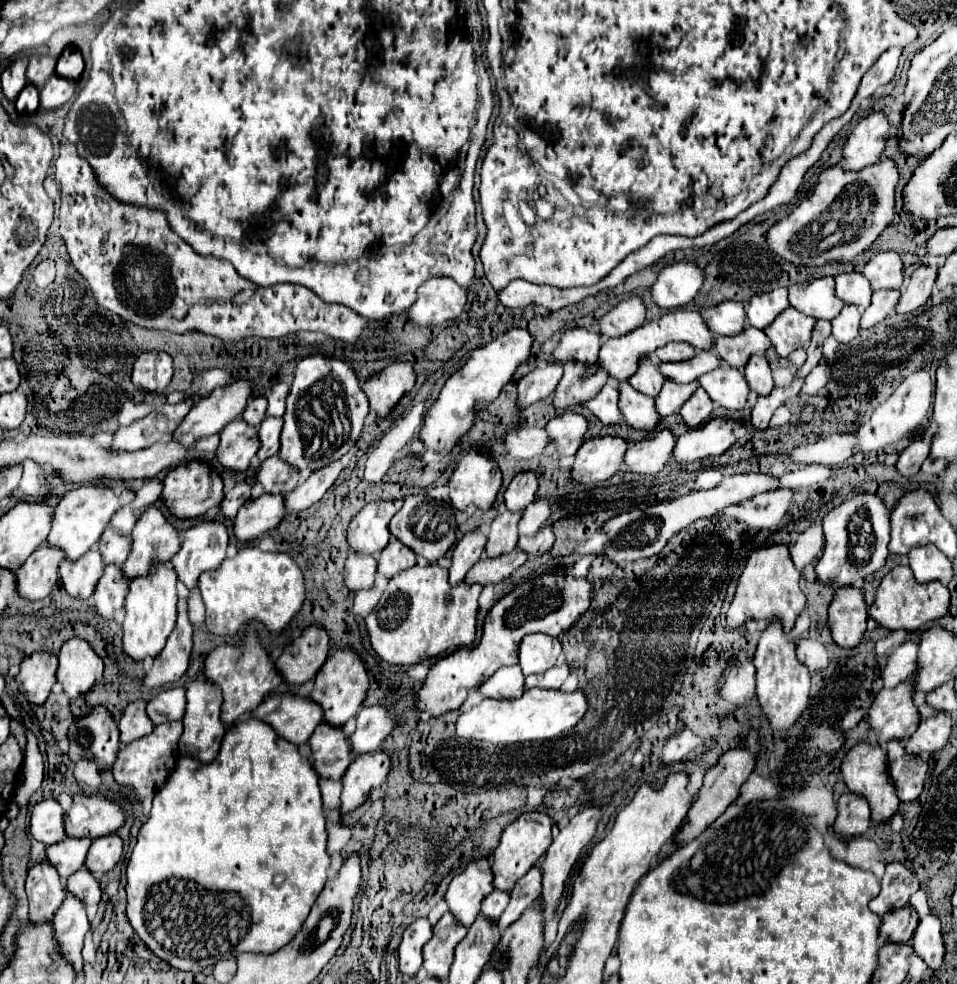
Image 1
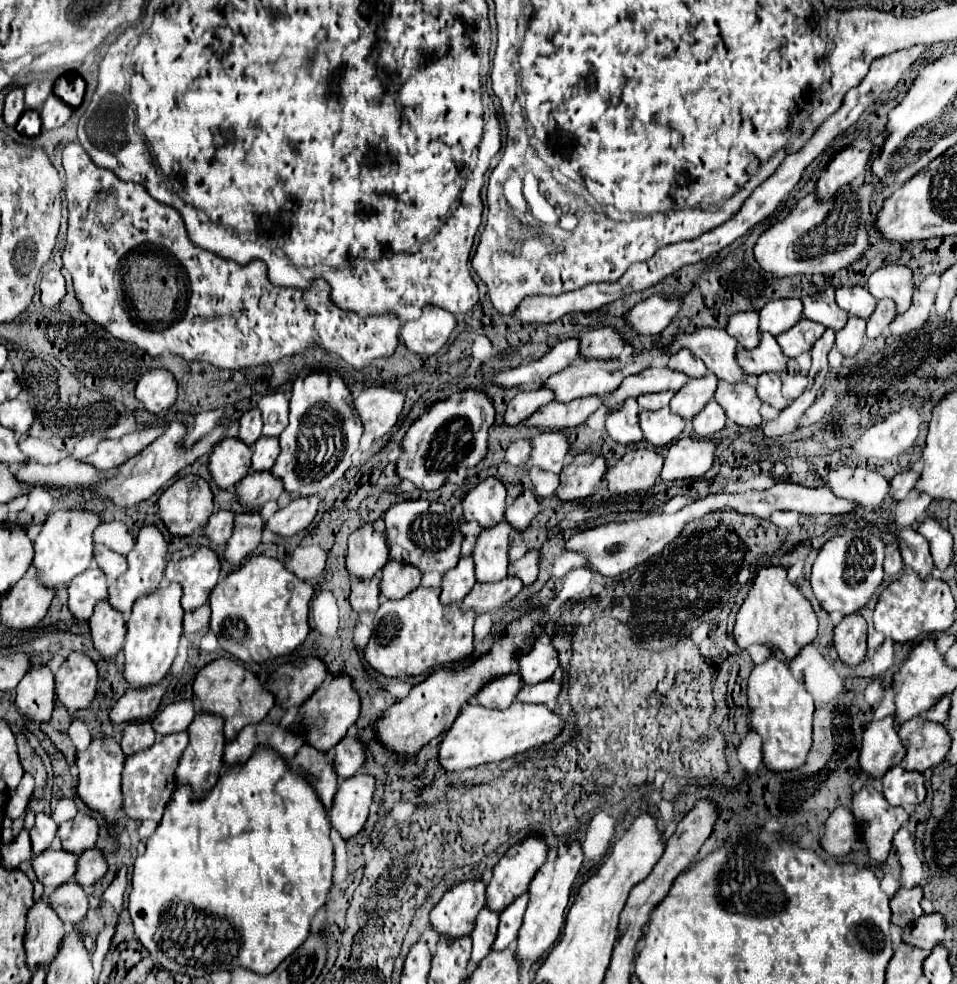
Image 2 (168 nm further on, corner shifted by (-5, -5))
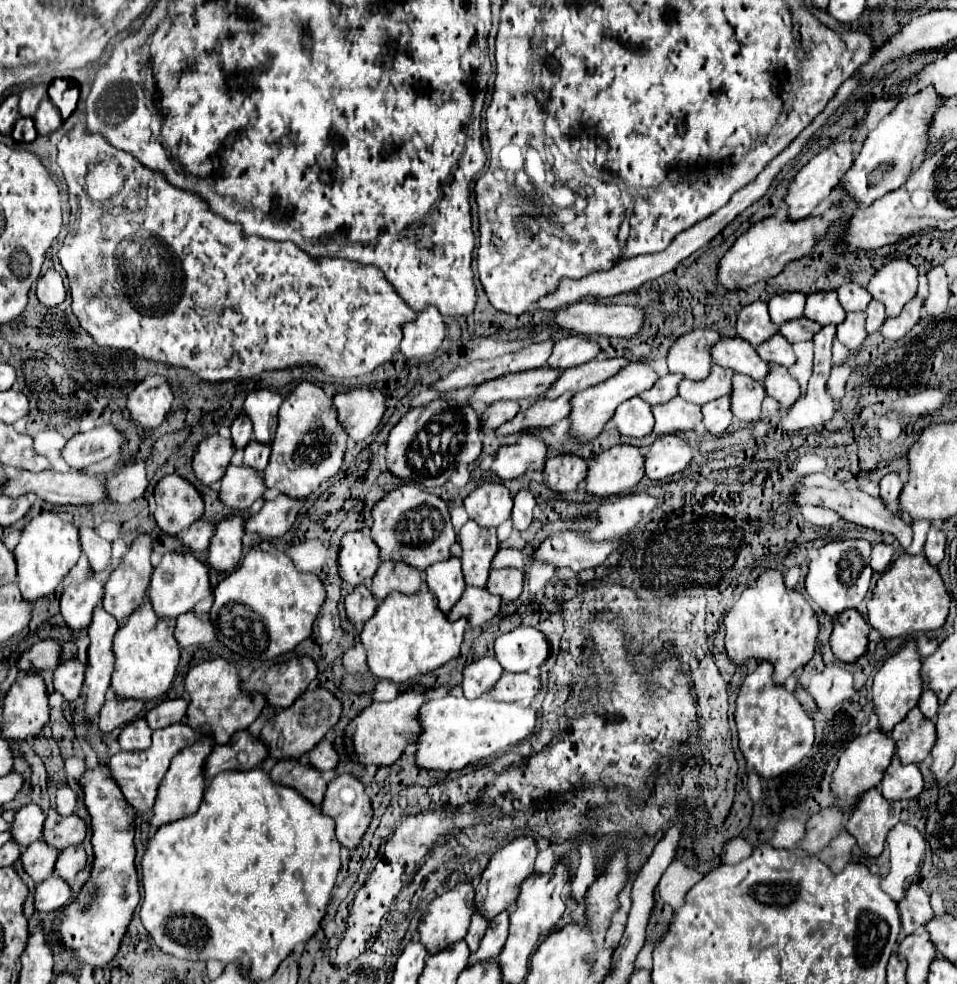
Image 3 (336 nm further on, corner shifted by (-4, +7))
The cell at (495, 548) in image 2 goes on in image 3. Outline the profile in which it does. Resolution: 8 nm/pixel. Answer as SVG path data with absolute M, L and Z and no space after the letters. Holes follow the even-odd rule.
M467 521L461 531L461 563L467 585L485 587L489 579L491 561L497 553L497 529L483 529L475 521Z

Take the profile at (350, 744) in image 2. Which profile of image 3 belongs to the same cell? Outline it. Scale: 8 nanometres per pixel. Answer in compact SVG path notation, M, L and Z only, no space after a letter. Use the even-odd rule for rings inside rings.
M323 739L323 741L309 753L309 763L311 763L313 767L317 767L319 771L325 771L325 773L327 773L327 771L335 771L337 765L339 765L339 759L341 759L341 755L339 755L335 743L329 741L329 739Z

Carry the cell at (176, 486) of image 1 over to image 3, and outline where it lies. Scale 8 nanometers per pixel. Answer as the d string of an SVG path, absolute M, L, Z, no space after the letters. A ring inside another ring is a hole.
M165 475L161 483L157 483L155 503L157 525L169 535L185 531L191 523L199 521L205 511L201 493L181 475Z

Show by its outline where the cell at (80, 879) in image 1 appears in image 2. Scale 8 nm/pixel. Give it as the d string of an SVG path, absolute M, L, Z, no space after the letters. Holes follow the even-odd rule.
M70 881L70 883L56 887L48 895L48 905L58 913L58 917L64 923L76 925L86 917L88 897L86 897L86 891L78 883Z

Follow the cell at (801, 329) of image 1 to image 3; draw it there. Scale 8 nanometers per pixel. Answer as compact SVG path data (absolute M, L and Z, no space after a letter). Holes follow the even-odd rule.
M799 317L795 321L787 321L779 327L779 333L789 341L789 343L797 343L797 341L811 341L813 335L821 329L819 323L807 319L807 317Z

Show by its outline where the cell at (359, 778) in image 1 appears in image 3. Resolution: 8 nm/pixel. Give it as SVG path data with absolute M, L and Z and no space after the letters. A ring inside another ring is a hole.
M351 773L335 775L327 783L321 811L337 825L337 839L347 849L355 849L367 831L373 809L365 785Z

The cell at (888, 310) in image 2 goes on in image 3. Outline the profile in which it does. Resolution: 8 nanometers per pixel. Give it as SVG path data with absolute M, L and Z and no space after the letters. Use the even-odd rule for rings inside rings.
M871 301L869 303L869 307L867 307L867 333L875 333L875 331L879 331L879 327L883 325L883 321L885 321L885 307L883 307L883 303L879 303L879 301Z

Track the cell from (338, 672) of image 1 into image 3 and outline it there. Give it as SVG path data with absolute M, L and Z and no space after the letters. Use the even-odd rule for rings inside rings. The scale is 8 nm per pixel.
M323 685L315 687L313 691L305 691L291 707L281 709L275 717L275 721L267 723L259 735L261 741L265 741L271 747L271 755L275 759L301 759L303 755L307 755L307 751L311 751L311 747L315 747L315 743L319 743L329 729L333 729L341 717L341 701Z

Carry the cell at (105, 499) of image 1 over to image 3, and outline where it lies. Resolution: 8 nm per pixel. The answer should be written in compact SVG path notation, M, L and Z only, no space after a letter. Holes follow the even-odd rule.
M43 511L23 527L23 535L13 553L17 561L17 583L21 595L29 601L35 601L53 593L63 577L71 571L71 567L79 561L79 529L73 521L63 521L57 511Z

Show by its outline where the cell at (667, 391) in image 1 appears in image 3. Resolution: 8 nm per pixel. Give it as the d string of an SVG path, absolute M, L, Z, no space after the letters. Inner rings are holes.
M719 365L711 367L711 373L707 379L703 381L691 381L691 379L683 379L679 383L679 397L683 397L689 403L695 405L705 405L711 399L723 397L731 393L731 369L723 369Z

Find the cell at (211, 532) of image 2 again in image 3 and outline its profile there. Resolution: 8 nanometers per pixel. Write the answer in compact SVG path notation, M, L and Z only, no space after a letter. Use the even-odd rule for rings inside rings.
M207 519L207 521L197 521L195 525L191 525L187 531L181 531L177 537L191 549L207 549L211 535L215 533L215 521Z

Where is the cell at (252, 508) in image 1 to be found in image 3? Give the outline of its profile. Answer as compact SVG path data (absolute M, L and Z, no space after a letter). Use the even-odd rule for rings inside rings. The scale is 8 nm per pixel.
M229 515L225 517L211 539L209 545L209 565L217 571L233 571L239 565L243 553L245 517Z

